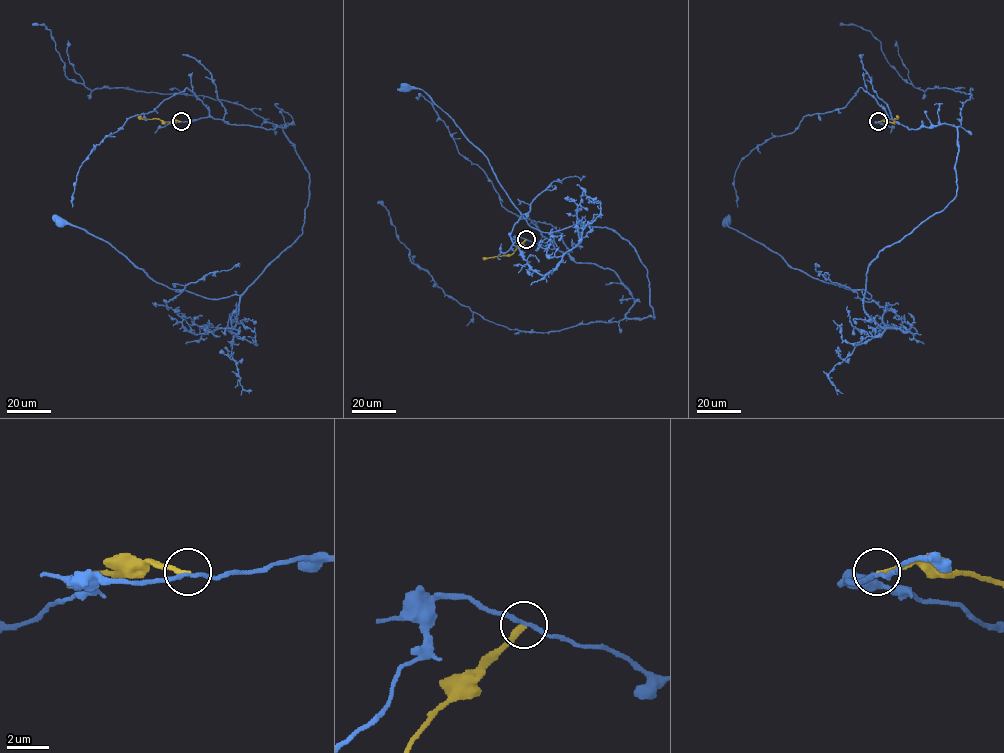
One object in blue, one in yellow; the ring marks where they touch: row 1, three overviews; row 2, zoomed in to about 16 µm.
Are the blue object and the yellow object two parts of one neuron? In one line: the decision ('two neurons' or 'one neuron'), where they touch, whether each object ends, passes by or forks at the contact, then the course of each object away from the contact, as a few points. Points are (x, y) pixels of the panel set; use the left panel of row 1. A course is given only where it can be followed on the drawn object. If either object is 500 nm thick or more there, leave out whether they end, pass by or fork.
two neurons; at (181, 121); blue passes by; yellow ends there; blue runs (180, 121), (289, 123), (280, 126), (309, 174), (302, 233), (241, 294), (211, 299), (170, 289), (59, 220); yellow runs (180, 121), (162, 122), (138, 116)

